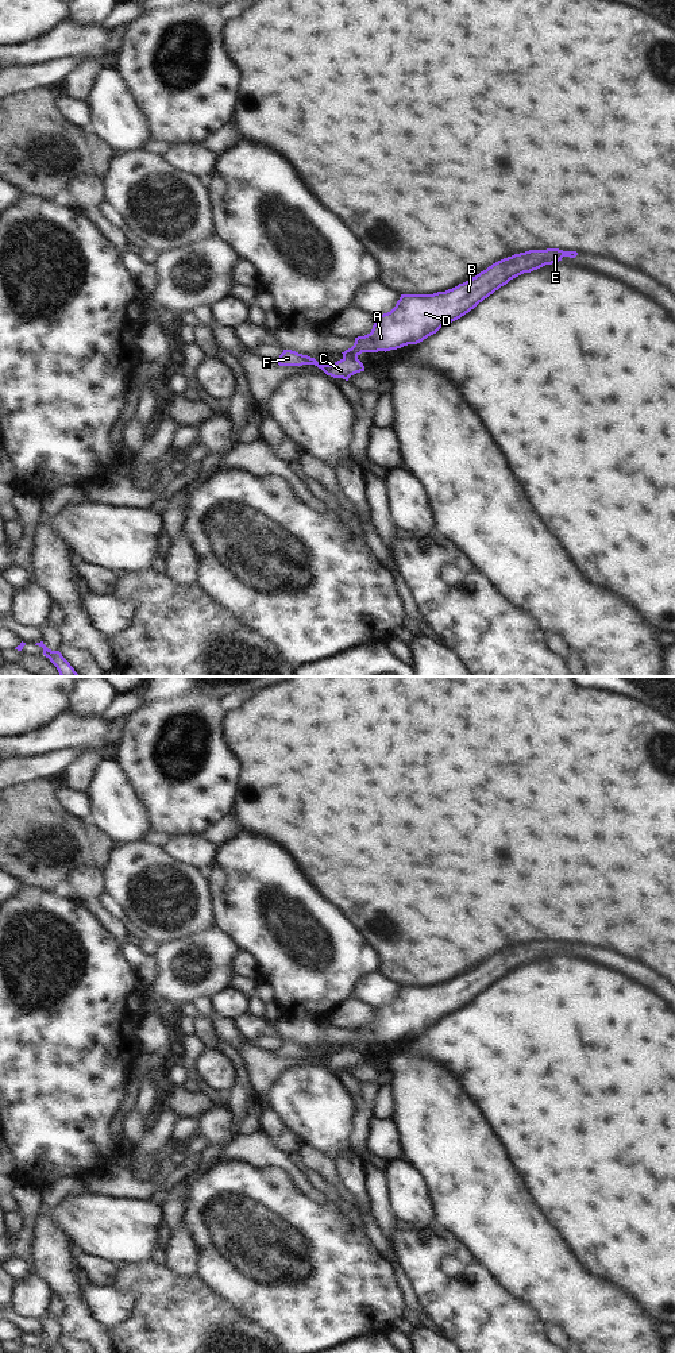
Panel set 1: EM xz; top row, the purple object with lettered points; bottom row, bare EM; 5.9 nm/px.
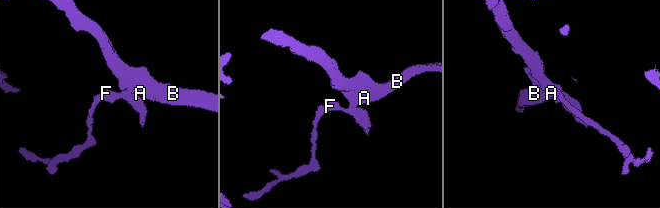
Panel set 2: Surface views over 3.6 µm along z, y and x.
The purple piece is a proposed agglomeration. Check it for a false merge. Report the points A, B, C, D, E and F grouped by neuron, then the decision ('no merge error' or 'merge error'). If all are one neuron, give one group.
A B C D E F; no merge error

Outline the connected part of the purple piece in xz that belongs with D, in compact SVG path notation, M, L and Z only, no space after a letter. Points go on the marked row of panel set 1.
M559 248L514 254L446 292L401 294L390 312L374 317L371 332L355 338L354 346L342 352L343 358L332 365L319 363L315 358L292 350L284 350L274 362L279 366L315 365L327 375L348 381L351 375L364 371L363 363L358 359L362 352L386 352L408 344L417 344L446 324L468 313L510 280L545 265L558 263L563 257L575 258L576 255L576 251Z

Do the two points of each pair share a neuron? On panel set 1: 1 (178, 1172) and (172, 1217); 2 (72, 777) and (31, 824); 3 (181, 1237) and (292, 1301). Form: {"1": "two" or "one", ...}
{"1": "two", "2": "two", "3": "two"}

